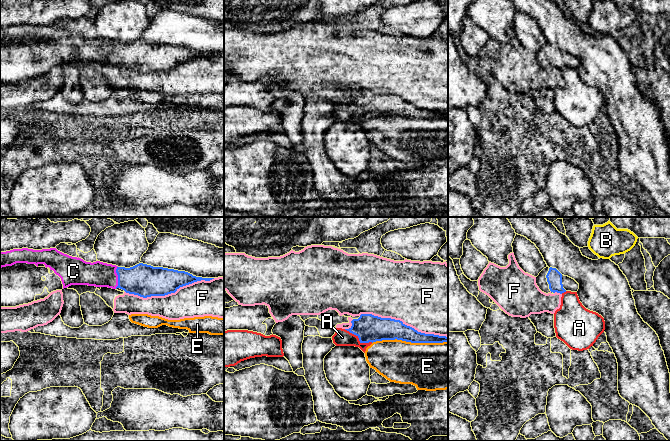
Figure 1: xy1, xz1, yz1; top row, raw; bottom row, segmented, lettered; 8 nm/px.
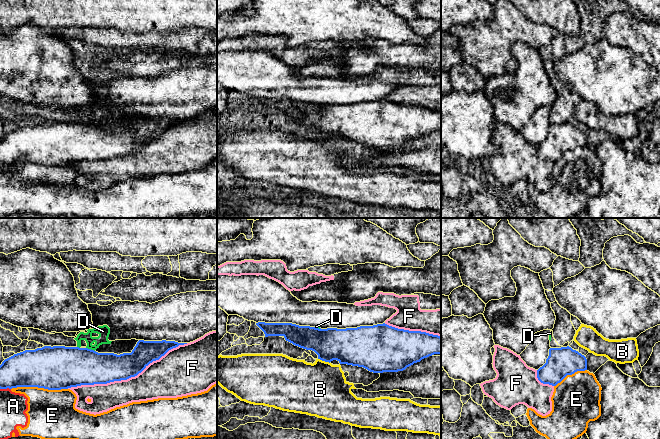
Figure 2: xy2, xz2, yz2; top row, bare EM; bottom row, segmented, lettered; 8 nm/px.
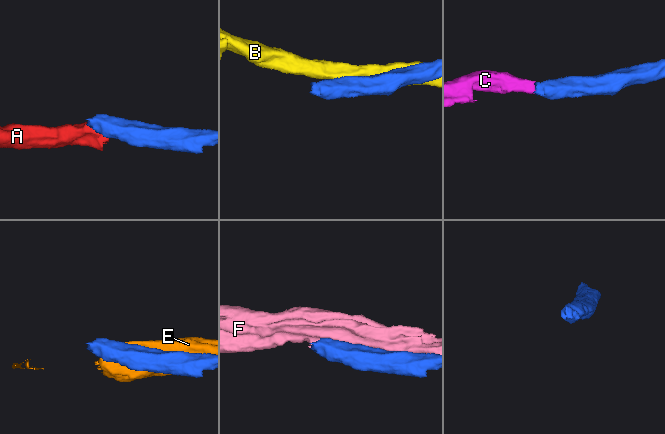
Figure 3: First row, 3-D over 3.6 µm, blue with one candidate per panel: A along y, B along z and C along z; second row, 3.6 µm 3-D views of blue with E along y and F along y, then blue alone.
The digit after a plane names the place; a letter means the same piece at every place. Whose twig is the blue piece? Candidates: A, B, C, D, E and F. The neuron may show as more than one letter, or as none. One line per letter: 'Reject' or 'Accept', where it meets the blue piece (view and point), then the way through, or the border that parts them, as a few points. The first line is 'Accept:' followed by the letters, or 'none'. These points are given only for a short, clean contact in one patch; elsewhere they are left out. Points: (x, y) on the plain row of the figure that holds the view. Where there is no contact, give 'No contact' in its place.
Accept: C
A: Reject. Touches blue at xz1 (359, 115). Boundary: xz1 (344, 105), (353, 109), (361, 118), (372, 118)
B: Reject. Touches blue at xz2 (324, 136). Boundary: xz2 (318, 134), (329, 139)
C: Accept. Touches blue at xy1 (118, 53). Path across: xy1 (144, 56), (130, 56), (118, 53), (98, 50)
D: Reject. Touches blue at xy2 (90, 125). Boundary: xy2 (86, 123), (94, 127)
E: Reject. Touches blue at xz1 (409, 117)
F: Reject. Touches blue at xy2 (127, 154)

